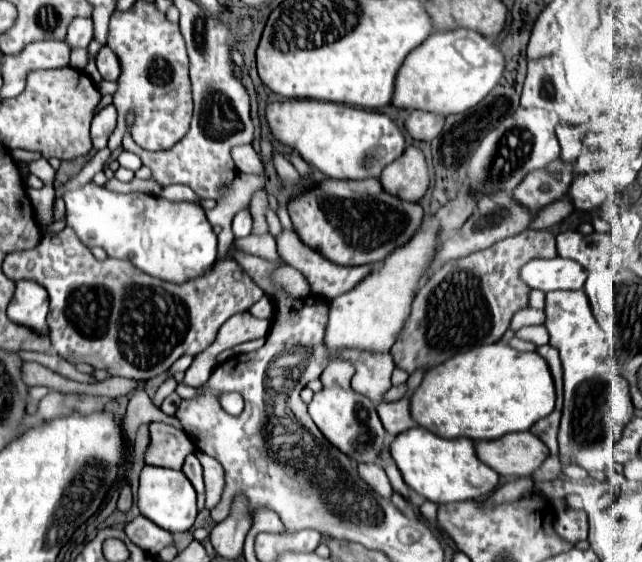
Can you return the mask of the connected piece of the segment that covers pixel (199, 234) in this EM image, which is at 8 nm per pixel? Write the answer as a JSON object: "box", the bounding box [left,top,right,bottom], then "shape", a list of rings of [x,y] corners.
{"box":[62,181,216,285],"shape":[[[94,181],[82,185],[80,189],[66,191],[62,199],[66,203],[66,227],[70,227],[86,247],[98,245],[108,253],[108,257],[126,259],[152,277],[182,285],[202,277],[216,261],[216,233],[212,231],[202,207],[196,203],[170,203],[162,197],[146,193],[114,193],[106,187],[98,187]]]}

